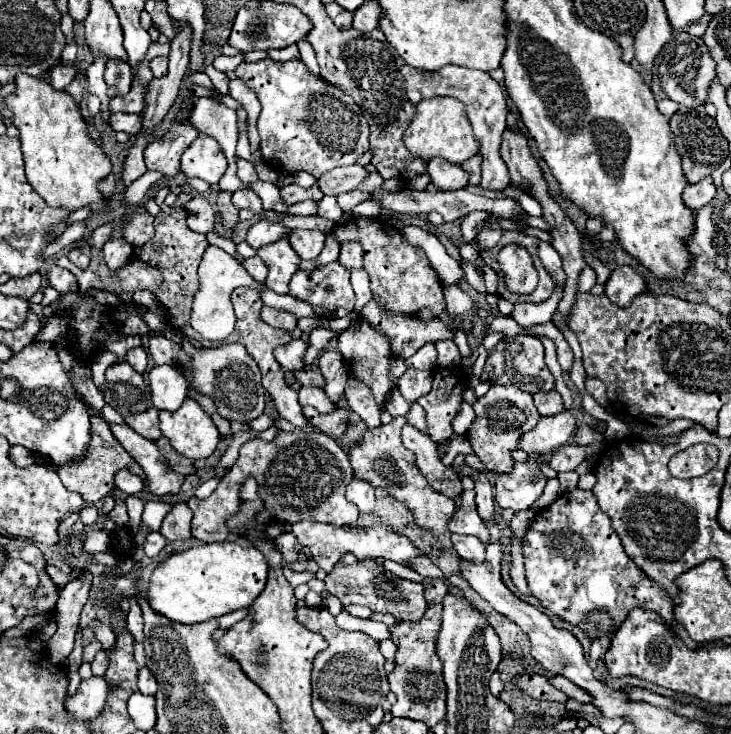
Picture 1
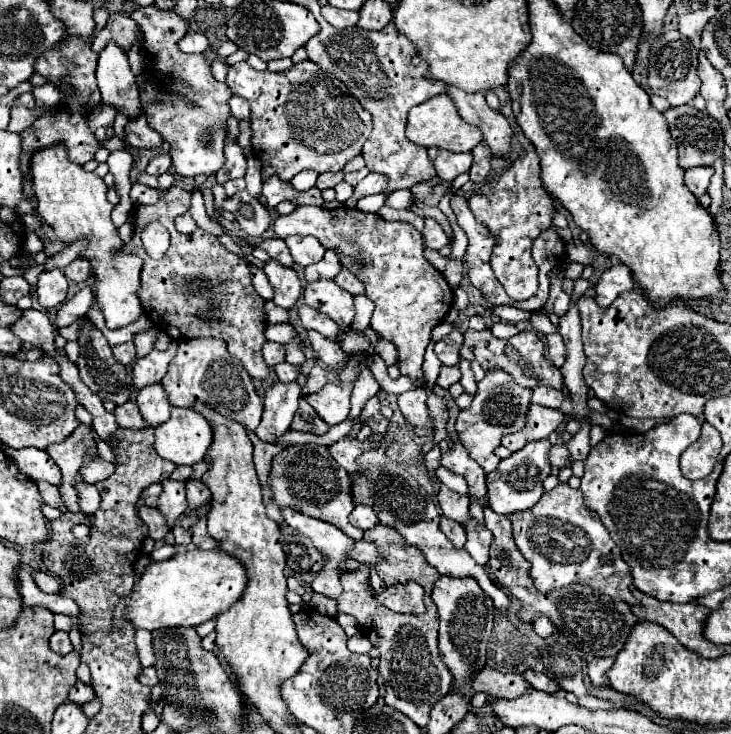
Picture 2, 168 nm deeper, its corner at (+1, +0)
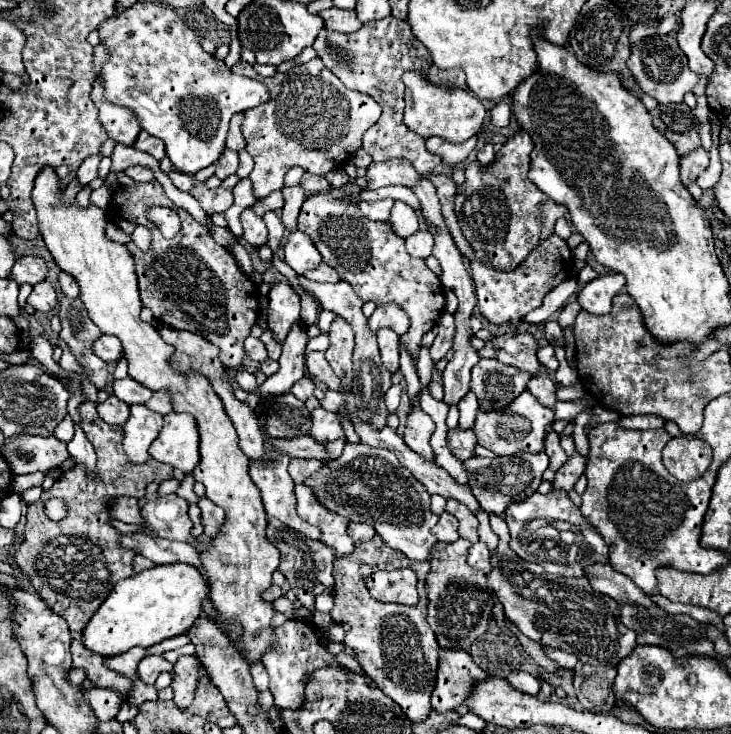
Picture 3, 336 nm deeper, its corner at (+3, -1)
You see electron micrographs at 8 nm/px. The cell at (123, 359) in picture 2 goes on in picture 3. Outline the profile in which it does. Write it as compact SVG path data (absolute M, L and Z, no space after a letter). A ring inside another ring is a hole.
M103 336L103 338L99 338L99 340L95 342L95 346L93 346L93 352L95 352L101 360L105 360L105 362L117 362L119 358L123 358L123 346L121 346L121 342L119 342L117 338L113 338L113 336Z

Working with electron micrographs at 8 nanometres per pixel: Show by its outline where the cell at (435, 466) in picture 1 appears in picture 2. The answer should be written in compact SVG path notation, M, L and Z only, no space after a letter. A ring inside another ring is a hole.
M441 483L437 499L439 499L439 507L445 517L449 517L461 525L463 525L463 521L467 521L467 517L469 517L469 497L467 495L459 495L459 493L443 487L443 483Z

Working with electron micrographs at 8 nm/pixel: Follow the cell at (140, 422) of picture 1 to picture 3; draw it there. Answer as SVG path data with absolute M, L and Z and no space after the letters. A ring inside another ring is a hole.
M113 394L109 396L107 402L97 404L97 412L107 424L117 424L117 426L123 426L129 418L129 406L119 398L115 398Z

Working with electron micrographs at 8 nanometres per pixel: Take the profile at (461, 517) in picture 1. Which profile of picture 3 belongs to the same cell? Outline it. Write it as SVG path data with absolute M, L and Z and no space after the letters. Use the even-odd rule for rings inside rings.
M477 542L469 548L469 556L467 556L467 562L475 568L479 568L481 572L489 572L491 570L491 564L489 564L489 550L483 542Z

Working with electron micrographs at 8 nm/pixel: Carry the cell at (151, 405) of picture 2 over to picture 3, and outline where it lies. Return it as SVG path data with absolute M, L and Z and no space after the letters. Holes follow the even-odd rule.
M133 404L131 416L123 426L123 446L131 462L145 462L149 458L149 446L157 438L163 426L163 416L149 410L145 404Z

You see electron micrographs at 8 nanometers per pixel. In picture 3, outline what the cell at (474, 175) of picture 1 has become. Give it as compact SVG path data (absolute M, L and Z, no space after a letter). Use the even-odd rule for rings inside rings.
M487 142L487 144L477 152L477 162L479 162L481 166L487 166L487 164L491 164L491 162L493 162L493 158L495 158L493 144L491 144L491 142Z

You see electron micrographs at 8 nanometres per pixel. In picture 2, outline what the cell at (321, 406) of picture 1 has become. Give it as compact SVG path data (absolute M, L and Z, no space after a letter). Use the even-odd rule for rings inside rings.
M352 355L345 370L340 374L341 385L327 383L319 393L307 395L307 403L327 425L337 425L347 419L350 411L350 396L360 371L367 367L366 359Z

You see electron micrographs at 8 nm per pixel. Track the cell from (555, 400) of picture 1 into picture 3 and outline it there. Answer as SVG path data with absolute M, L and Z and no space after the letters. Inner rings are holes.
M539 374L537 378L531 378L529 380L529 392L537 398L539 404L547 406L547 408L553 408L557 398L555 398L555 392L557 392L557 384L553 378L549 378L547 374Z

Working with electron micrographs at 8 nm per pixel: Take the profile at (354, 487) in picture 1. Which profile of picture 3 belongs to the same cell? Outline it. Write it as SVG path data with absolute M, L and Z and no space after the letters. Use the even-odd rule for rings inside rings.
M351 522L349 524L349 536L355 540L355 542L363 542L363 540L369 540L375 536L375 530L371 524L357 524L357 522Z

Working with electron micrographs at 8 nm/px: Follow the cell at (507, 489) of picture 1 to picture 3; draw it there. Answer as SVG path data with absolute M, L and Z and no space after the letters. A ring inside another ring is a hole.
M519 452L515 456L499 456L499 458L469 458L469 470L473 470L473 478L469 478L469 488L473 492L473 496L479 500L481 506L485 506L485 510L495 512L495 514L503 514L505 508L513 502L523 502L525 498L529 498L531 494L537 492L541 480L543 480L543 472L549 466L549 458L545 452Z

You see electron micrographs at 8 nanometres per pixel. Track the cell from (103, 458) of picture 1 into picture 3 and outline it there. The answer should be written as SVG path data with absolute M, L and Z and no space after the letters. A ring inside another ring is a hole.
M21 436L5 440L3 456L13 474L31 474L59 468L69 458L69 452L67 444L55 436Z

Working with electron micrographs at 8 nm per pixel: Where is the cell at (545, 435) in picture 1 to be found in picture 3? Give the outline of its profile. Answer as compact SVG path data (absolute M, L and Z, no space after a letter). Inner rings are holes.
M527 390L511 402L511 406L503 412L479 412L475 420L475 434L481 446L489 448L497 456L513 456L517 452L537 452L543 450L545 428L555 420L553 410L541 406Z

